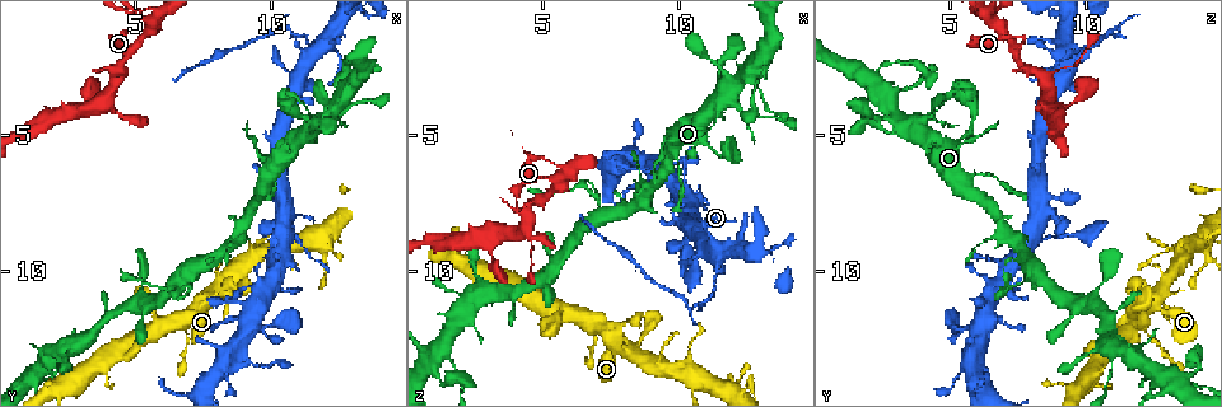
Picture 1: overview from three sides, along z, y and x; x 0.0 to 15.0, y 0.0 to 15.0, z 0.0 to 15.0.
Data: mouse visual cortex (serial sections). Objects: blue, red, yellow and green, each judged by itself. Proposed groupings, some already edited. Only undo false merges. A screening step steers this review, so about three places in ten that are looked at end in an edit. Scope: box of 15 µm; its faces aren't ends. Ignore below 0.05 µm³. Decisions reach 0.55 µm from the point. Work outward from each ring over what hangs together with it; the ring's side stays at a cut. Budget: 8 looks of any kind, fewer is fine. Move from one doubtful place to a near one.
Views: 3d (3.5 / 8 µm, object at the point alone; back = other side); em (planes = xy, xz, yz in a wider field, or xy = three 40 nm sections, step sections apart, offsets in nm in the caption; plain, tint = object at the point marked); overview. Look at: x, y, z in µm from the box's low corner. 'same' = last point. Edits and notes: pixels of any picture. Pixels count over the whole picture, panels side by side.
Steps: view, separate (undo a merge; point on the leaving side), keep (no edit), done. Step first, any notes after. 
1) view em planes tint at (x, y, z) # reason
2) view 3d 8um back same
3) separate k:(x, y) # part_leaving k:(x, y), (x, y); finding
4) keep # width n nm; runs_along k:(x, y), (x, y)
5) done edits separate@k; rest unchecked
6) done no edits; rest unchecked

view 3d 8um at (9.4, 9.5, 13.5) # branch point

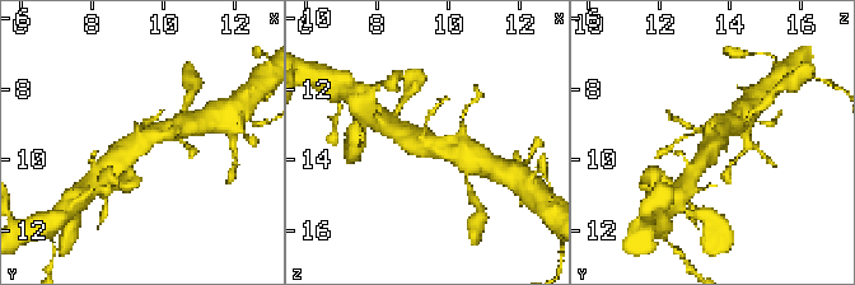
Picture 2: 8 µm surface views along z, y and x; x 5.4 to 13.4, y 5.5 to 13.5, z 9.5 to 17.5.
view em xy step 5 tint at (9.3, 9.5, 13.5) # need the tissue

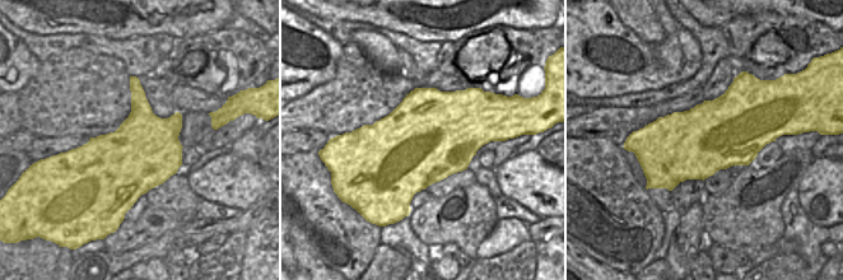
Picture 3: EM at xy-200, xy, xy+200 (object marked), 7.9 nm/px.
keep # all the same cell

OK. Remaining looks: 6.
view 3d 3.5um at (11.4, 4.1, 4.5) # thick turns thin

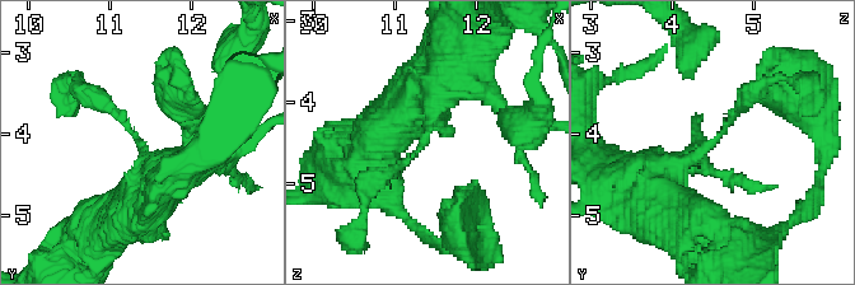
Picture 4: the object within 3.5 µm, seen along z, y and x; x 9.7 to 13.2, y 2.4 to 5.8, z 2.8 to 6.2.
view em xy step 5 tint at (11.35, 4.10, 4.45) # arm_widths 150, 500 nm

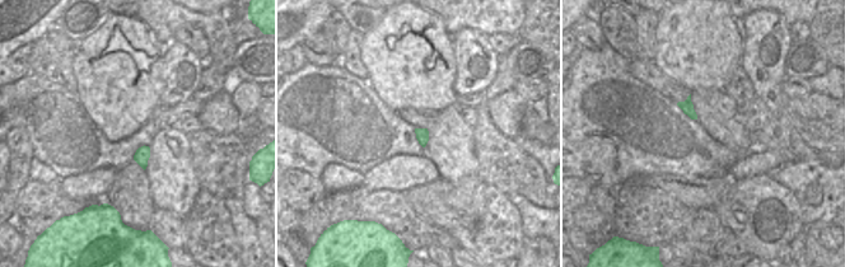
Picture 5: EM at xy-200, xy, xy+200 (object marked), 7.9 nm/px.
keep # width 100 nm; runs_along 4:(660, 197), (653, 190), (713, 143), (751, 96); all the same cell

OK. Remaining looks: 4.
view 3d 3.5um at (9.8, 6.4, 5.5) # branch point

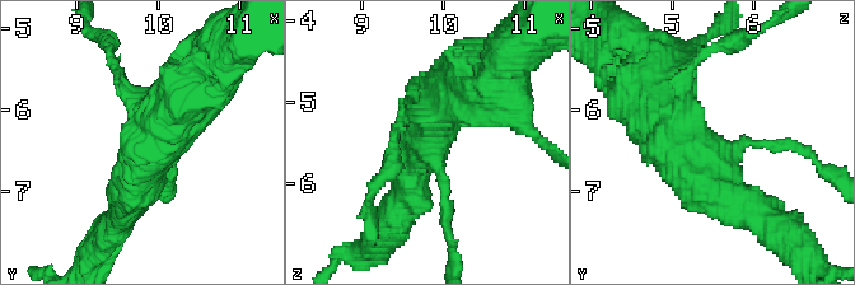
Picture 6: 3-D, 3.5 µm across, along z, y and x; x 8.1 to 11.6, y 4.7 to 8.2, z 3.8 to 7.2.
view em xy step 5 tint at (9.90, 6.50, 5.50) # arms 3; arm_widths 150, 400, 500 nm; shape alone is not enough

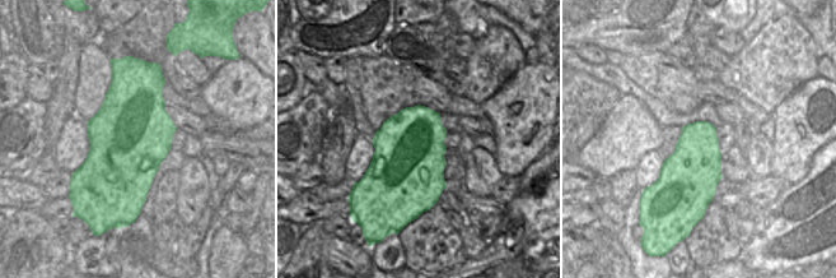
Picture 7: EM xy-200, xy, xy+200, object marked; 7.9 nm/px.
keep # runs_along 6:(669, 96), (682, 146), (761, 213); one cell here

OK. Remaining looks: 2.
done no edits; rest unchecked

